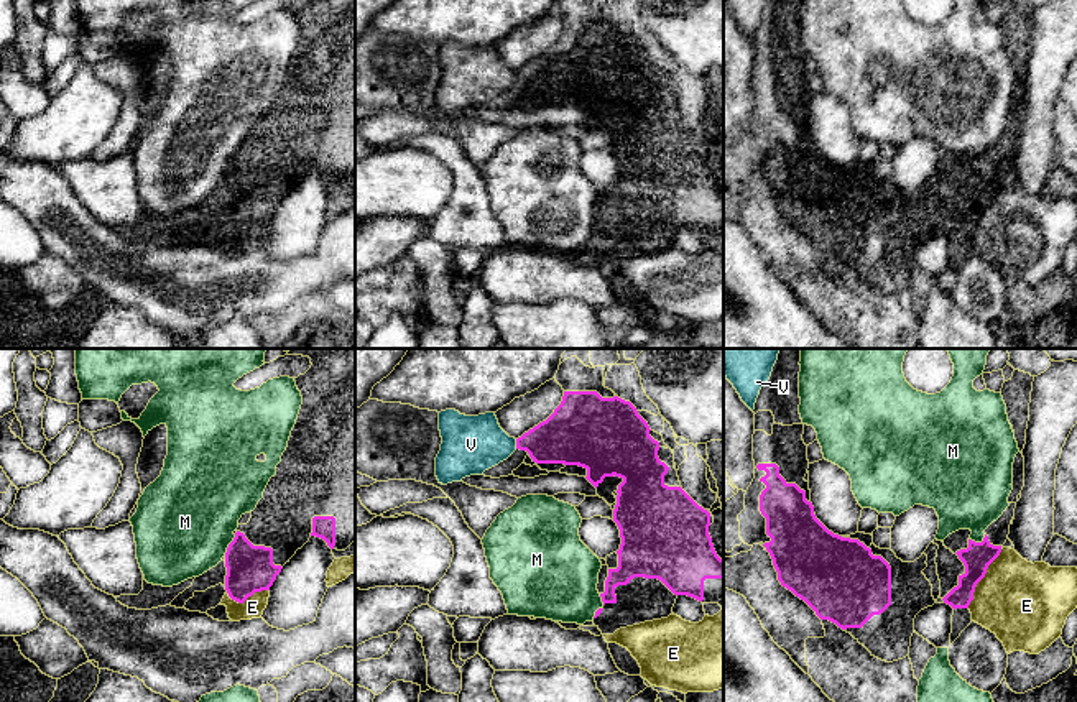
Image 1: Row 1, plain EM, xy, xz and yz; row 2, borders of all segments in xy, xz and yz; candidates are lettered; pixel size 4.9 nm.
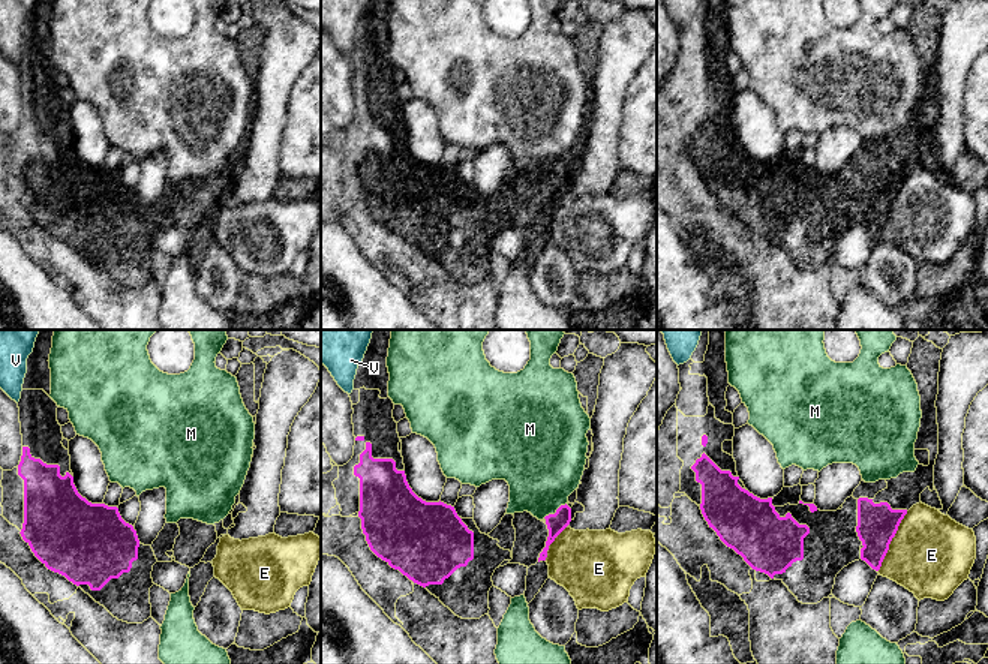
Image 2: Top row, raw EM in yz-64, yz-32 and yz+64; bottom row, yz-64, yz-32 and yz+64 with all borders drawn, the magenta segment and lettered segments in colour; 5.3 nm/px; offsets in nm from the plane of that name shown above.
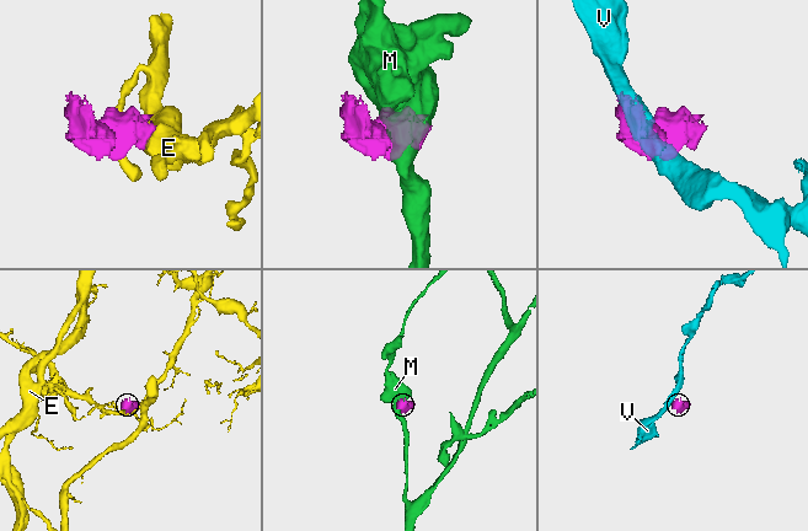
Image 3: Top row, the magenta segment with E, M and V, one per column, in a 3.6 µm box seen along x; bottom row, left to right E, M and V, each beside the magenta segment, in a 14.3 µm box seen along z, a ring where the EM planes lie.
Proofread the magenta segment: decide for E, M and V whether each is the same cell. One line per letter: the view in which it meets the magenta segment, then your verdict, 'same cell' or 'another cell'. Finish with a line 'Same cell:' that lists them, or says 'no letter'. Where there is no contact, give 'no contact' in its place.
E: meets magenta in yz; another cell
M: meets magenta in xy; another cell
V: meets magenta in xz; another cell
Same cell: no letter

